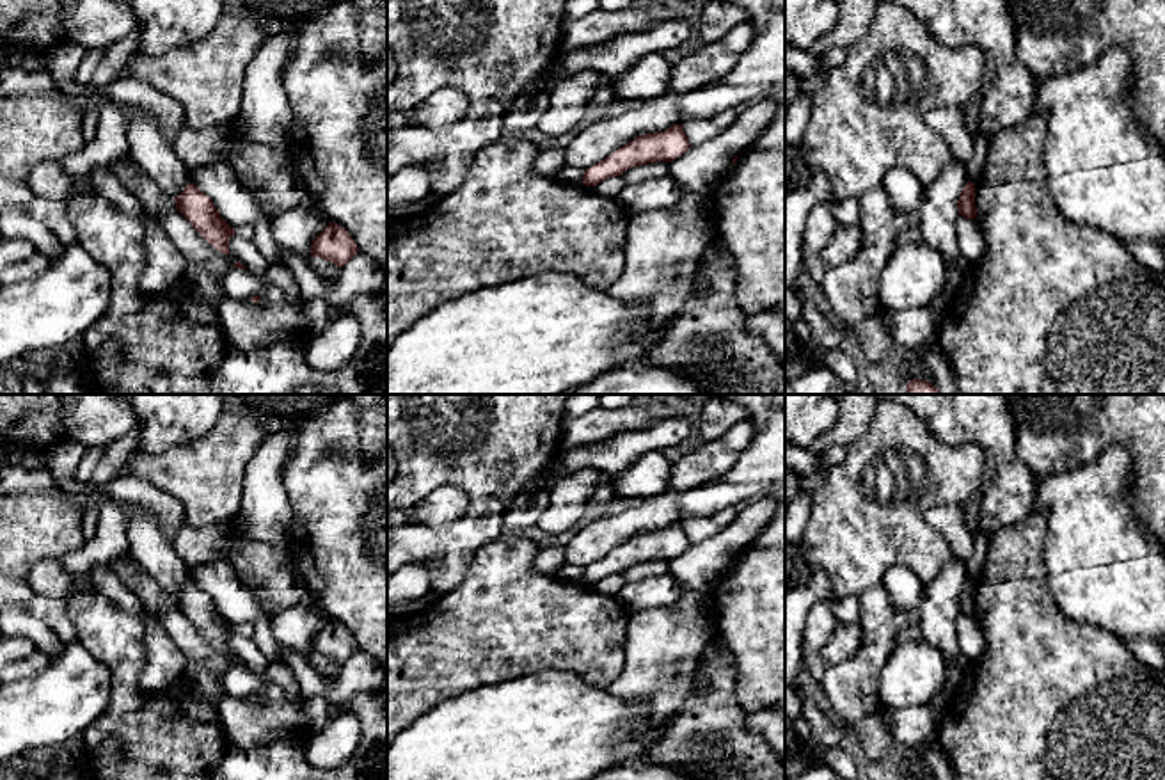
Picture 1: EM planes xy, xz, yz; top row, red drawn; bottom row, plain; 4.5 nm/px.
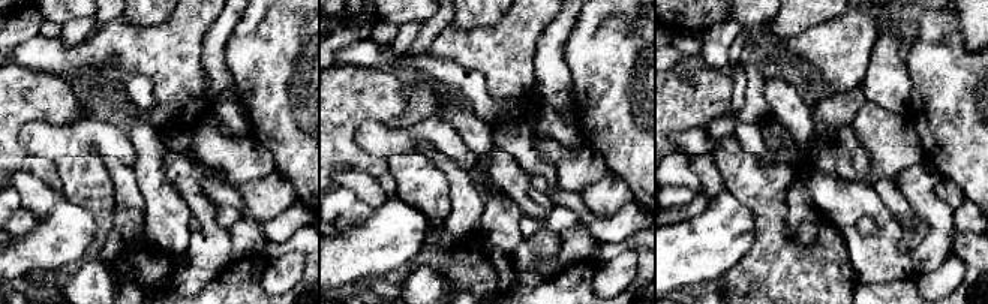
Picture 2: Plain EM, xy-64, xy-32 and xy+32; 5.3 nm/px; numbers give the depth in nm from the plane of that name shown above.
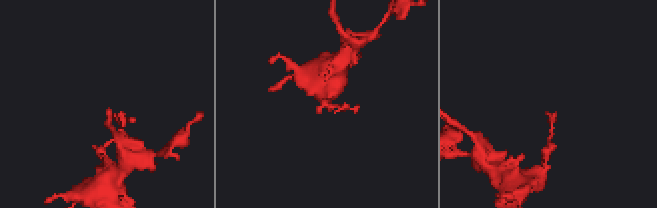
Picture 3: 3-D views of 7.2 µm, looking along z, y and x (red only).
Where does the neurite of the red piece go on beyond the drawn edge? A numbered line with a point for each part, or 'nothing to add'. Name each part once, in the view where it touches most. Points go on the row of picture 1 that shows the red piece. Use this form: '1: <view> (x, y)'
nothing to add

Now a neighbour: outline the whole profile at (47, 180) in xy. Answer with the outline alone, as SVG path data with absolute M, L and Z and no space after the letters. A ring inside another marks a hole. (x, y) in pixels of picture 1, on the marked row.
M55 160L32 167L25 178L28 188L41 199L66 201L73 192L94 192L91 174L71 176Z

